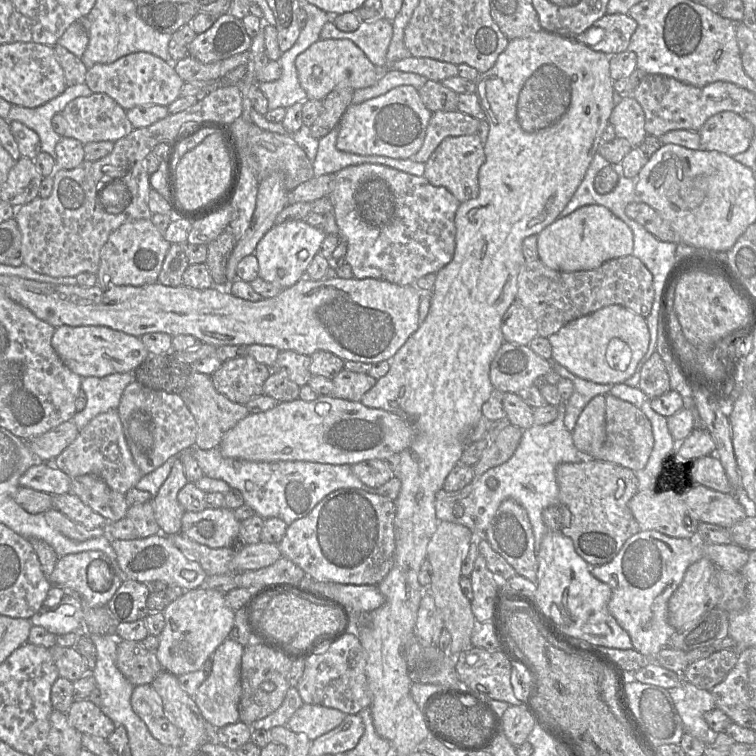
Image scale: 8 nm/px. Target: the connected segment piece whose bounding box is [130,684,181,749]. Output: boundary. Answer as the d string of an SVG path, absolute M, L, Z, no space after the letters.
M151 684L135 686L130 702L134 712L145 722L155 739L168 749L180 746L181 732L166 717L159 695Z

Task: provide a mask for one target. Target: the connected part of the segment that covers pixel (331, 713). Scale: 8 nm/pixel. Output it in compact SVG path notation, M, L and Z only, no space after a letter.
M303 703L289 719L286 726L293 732L306 734L313 741L336 728L346 715L334 708Z

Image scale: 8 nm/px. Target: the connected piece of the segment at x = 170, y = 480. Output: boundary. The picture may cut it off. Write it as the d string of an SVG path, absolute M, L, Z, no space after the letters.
M176 459L167 479L157 495L152 498L155 518L164 535L181 532L182 516L185 509L178 501L178 493L187 482L184 466L180 459Z

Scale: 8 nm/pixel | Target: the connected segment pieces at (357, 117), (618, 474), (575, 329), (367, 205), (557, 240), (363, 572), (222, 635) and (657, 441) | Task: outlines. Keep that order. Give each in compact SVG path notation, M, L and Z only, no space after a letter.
M397 86L378 97L349 105L338 123L336 148L358 155L412 159L423 144L431 115L414 86Z
M583 458L577 463L559 464L556 481L561 533L572 540L576 552L588 564L610 562L625 541L641 531L629 508L629 501L638 492L638 479L633 470L608 461Z
M609 305L564 325L548 337L552 361L576 376L599 384L624 383L636 371L648 350L650 333L646 318L620 305Z
M381 164L348 166L332 176L329 198L339 227L338 236L347 245L346 262L356 279L382 279L400 286L411 286L427 274L436 274L453 259L455 215L461 203L445 187L433 186L424 176Z
M587 205L568 216L557 219L538 235L538 257L556 271L578 272L594 270L612 259L633 253L634 235L631 229L602 205Z
M340 488L324 497L305 517L300 518L288 525L286 533L278 544L282 556L288 558L299 566L305 574L313 580L328 583L341 583L352 585L378 585L391 570L394 563L395 553L395 528L396 515L395 502L376 493L370 493L357 488Z
M201 586L186 590L167 605L163 611L165 625L155 651L164 670L179 676L202 669L209 656L229 637L235 611L226 605L225 594Z
M647 399L641 406L641 410L651 422L654 437L654 447L644 469L653 481L659 482L659 474L664 472L664 462L670 459L671 453L680 442L676 442L670 434L667 417L655 412L650 401L651 399Z

